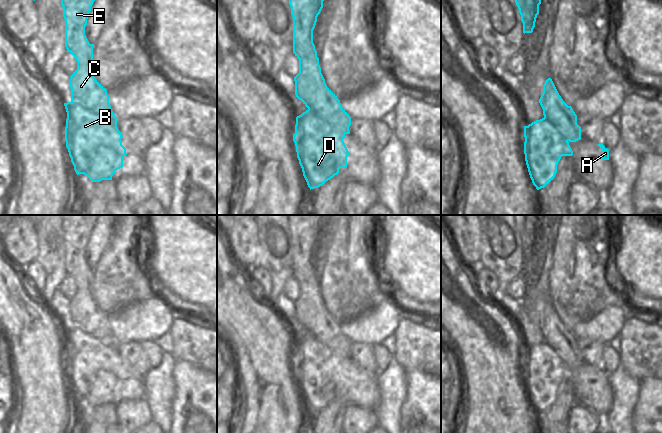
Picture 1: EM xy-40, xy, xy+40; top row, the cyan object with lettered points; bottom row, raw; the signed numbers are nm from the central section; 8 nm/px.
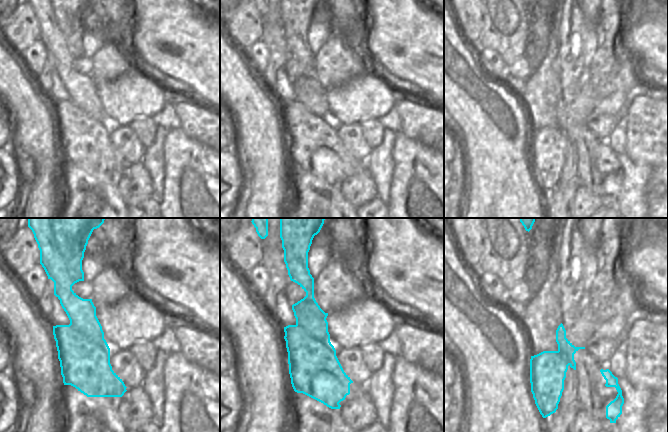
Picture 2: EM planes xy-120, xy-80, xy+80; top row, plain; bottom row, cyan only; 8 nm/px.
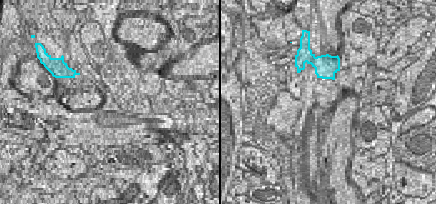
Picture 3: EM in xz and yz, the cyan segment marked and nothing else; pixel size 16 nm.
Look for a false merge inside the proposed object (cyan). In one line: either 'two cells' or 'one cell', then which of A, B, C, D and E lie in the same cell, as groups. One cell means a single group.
two cells; groups A B D / C E

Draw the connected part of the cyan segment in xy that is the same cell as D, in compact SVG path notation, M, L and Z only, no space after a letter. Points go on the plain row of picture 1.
M306 334L296 341L295 358L293 365L296 370L297 382L302 392L303 400L311 413L318 412L339 397L340 392L347 391L347 381L349 375L343 365L345 358L335 350L324 344L312 334Z

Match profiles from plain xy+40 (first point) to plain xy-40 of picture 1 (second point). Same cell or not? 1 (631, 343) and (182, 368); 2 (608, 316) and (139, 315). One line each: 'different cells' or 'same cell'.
1: different cells
2: same cell

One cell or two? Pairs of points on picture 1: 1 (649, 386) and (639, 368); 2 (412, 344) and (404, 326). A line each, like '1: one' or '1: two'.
1: two
2: one

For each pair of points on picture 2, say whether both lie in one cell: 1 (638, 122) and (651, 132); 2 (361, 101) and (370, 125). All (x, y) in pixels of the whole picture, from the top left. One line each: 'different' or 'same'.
1: same
2: different

